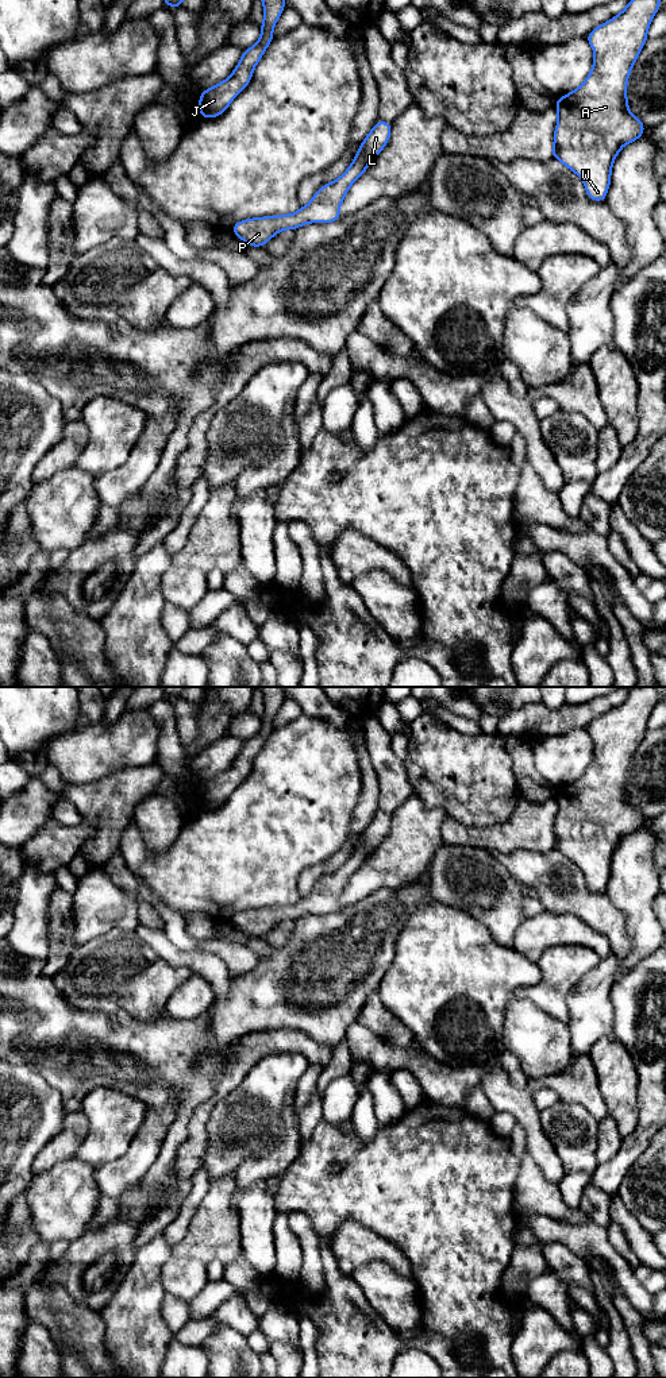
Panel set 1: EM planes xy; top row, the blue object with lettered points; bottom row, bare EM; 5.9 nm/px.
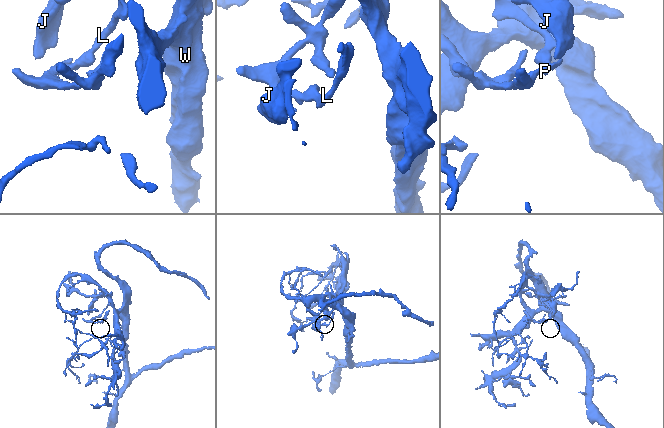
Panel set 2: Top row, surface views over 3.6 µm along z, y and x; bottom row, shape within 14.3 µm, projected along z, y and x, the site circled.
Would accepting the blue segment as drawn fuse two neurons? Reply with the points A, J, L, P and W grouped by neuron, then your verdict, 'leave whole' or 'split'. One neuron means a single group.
A J L P W | leave whole

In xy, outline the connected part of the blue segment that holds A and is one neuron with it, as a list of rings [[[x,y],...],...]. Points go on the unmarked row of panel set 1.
[[[659,687],[630,690],[619,706],[589,723],[585,729],[594,744],[592,763],[577,780],[555,792],[558,812],[551,848],[584,872],[586,887],[592,892],[605,892],[615,849],[623,837],[638,831],[646,822],[642,811],[630,803],[627,772],[659,699]]]

